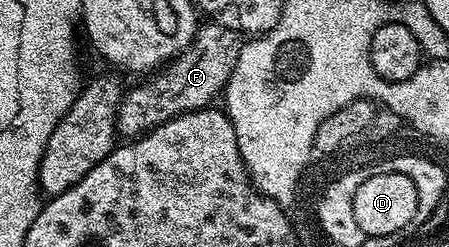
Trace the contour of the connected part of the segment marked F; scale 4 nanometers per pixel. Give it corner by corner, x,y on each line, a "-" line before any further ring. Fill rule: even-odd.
219,22
201,23
196,29
192,45
183,49
180,55
156,69
137,88
123,93
120,109
116,115
116,131
125,141
135,140
145,132
153,132
159,124
175,116
207,108
212,100
221,95
224,85
238,62
242,43
241,37
233,28

